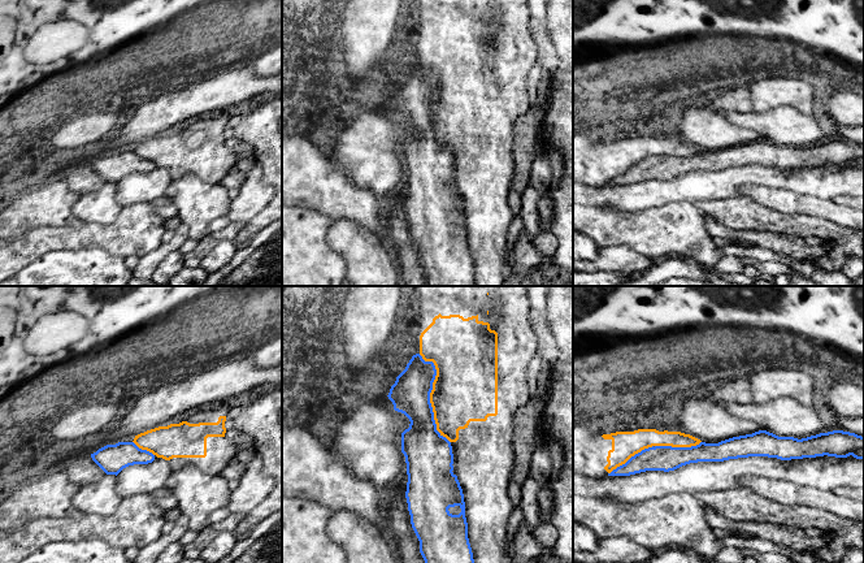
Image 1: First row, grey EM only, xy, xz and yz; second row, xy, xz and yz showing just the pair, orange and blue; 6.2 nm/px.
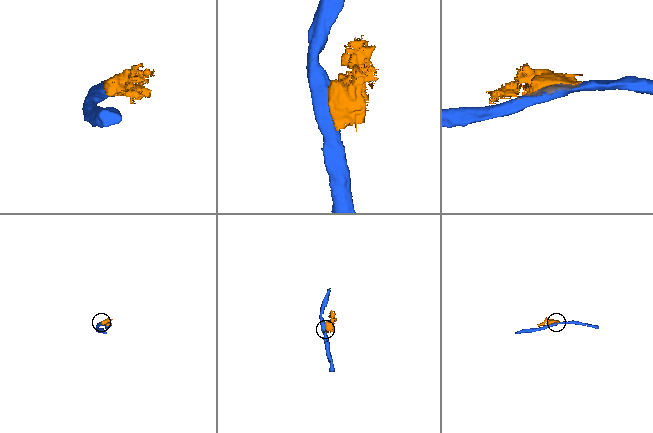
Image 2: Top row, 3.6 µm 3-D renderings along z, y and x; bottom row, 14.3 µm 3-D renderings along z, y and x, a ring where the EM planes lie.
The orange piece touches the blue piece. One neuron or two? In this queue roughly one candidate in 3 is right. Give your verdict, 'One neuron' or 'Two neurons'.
Two neurons

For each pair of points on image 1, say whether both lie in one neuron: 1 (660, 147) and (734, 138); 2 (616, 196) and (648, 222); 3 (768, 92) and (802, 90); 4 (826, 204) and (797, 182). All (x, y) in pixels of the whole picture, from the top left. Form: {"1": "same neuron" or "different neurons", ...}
{"1": "different neurons", "2": "different neurons", "3": "same neuron", "4": "different neurons"}

